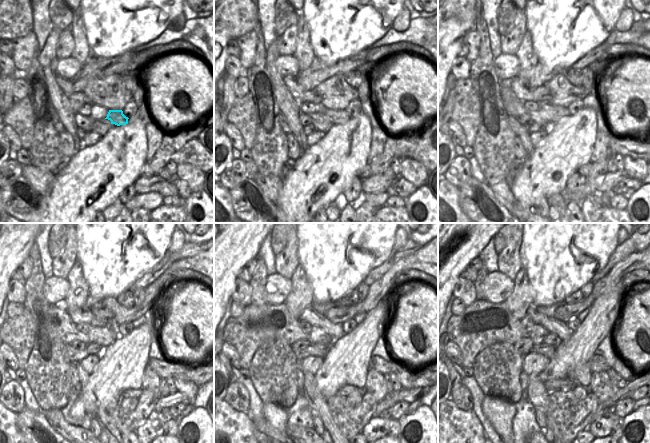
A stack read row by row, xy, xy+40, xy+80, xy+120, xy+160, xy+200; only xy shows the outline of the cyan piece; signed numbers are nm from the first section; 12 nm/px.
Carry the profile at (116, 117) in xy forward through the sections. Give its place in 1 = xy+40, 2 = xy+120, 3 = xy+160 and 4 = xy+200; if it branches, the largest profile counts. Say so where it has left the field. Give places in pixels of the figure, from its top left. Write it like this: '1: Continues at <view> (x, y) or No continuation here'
1: Continues at xy+40 (336, 116)
2: Continues at xy+120 (103, 336)
3: Continues at xy+160 (317, 334)
4: Continues at xy+200 (539, 333).

